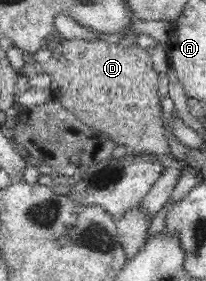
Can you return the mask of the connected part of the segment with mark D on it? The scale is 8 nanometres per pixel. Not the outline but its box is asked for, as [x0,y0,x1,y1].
[41,39,176,172]

